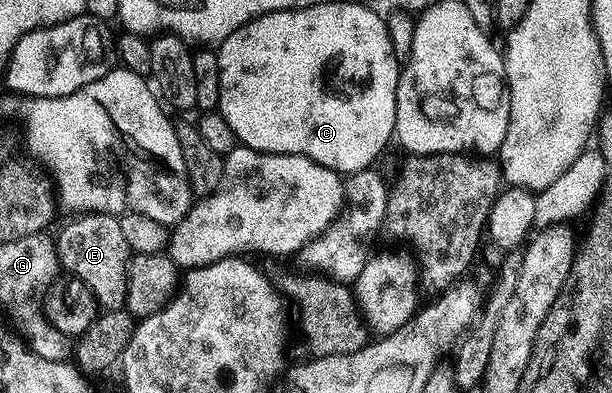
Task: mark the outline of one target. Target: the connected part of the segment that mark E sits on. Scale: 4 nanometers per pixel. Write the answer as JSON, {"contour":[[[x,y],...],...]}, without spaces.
{"contour":[[[84,213],[75,216],[56,233],[58,263],[75,281],[83,281],[94,292],[103,310],[126,308],[126,271],[132,256],[113,213]]]}

